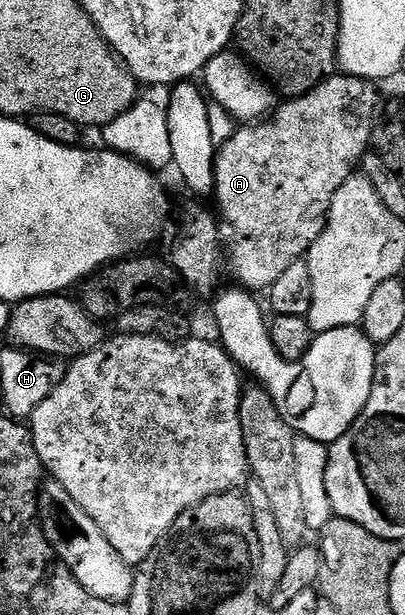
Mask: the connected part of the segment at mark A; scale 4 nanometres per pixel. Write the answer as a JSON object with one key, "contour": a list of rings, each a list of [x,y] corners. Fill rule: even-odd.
{"contour":[[[339,72],[327,78],[317,88],[313,88],[308,94],[302,94],[299,98],[284,101],[270,115],[269,120],[259,120],[254,124],[243,124],[235,131],[235,135],[225,145],[218,147],[215,156],[215,193],[214,201],[219,201],[219,210],[223,213],[225,221],[231,225],[231,234],[235,239],[231,242],[231,274],[236,278],[238,285],[244,290],[252,292],[270,291],[271,286],[282,274],[289,269],[289,264],[300,261],[310,250],[312,244],[323,235],[327,226],[327,214],[331,211],[333,196],[360,169],[363,157],[371,150],[371,133],[377,121],[377,111],[380,109],[379,94],[376,87],[365,78],[349,78]]]}

